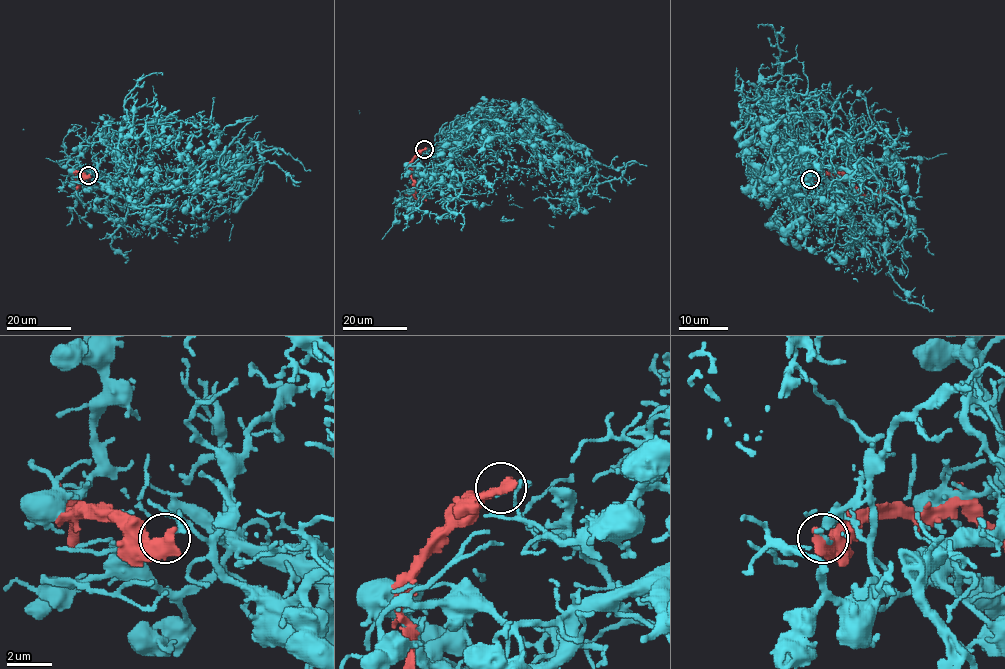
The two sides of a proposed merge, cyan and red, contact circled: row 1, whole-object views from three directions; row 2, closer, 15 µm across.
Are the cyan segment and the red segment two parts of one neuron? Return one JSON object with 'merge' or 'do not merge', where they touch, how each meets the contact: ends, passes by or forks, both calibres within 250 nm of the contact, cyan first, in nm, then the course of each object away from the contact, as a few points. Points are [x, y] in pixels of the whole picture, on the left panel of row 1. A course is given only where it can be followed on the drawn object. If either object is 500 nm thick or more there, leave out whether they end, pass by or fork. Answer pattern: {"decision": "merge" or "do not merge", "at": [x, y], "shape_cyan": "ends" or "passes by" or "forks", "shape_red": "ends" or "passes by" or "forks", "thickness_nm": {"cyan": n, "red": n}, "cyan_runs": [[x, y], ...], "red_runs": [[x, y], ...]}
{"decision": "do not merge", "at": [88, 175], "thickness_nm": {"cyan": 190, "red": 650}, "cyan_runs": [[88, 175], [105, 184], [127, 166], [135, 193], [191, 187], [239, 162], [206, 151], [151, 157], [142, 175]], "red_runs": [[88, 175], [73, 172], [77, 186], [82, 181], [90, 185]]}

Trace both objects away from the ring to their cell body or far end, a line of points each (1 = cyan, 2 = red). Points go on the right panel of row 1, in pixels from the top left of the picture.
1: (811, 179), (817, 192), (807, 165), (789, 175), (788, 206), (824, 168), (886, 164), (884, 142), (897, 179)
2: (811, 179), (841, 174), (866, 195), (878, 196), (885, 187), (889, 193)

